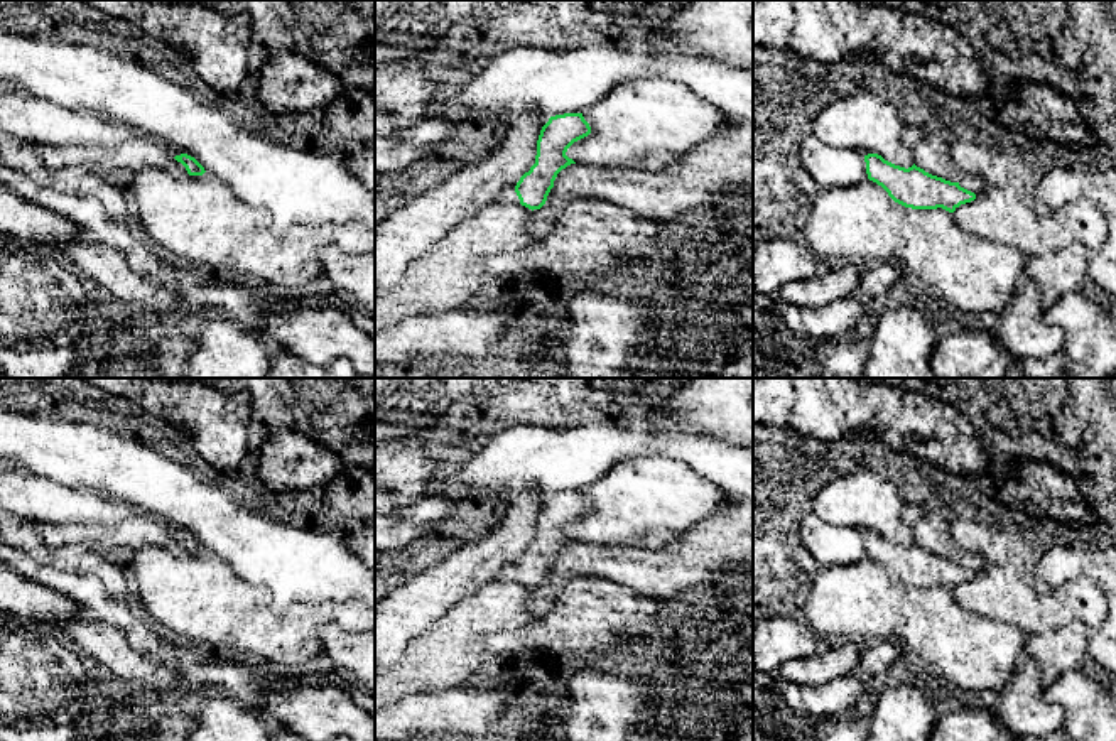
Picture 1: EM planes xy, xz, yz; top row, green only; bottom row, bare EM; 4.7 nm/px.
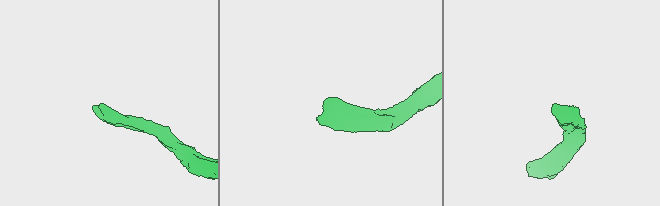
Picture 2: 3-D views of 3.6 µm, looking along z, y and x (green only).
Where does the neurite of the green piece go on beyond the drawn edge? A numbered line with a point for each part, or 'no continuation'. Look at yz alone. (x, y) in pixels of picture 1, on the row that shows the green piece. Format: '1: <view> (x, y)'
no continuation

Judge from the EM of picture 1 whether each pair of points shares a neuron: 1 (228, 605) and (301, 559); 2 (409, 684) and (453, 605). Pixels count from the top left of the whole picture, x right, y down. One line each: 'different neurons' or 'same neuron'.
1: different neurons
2: same neuron

